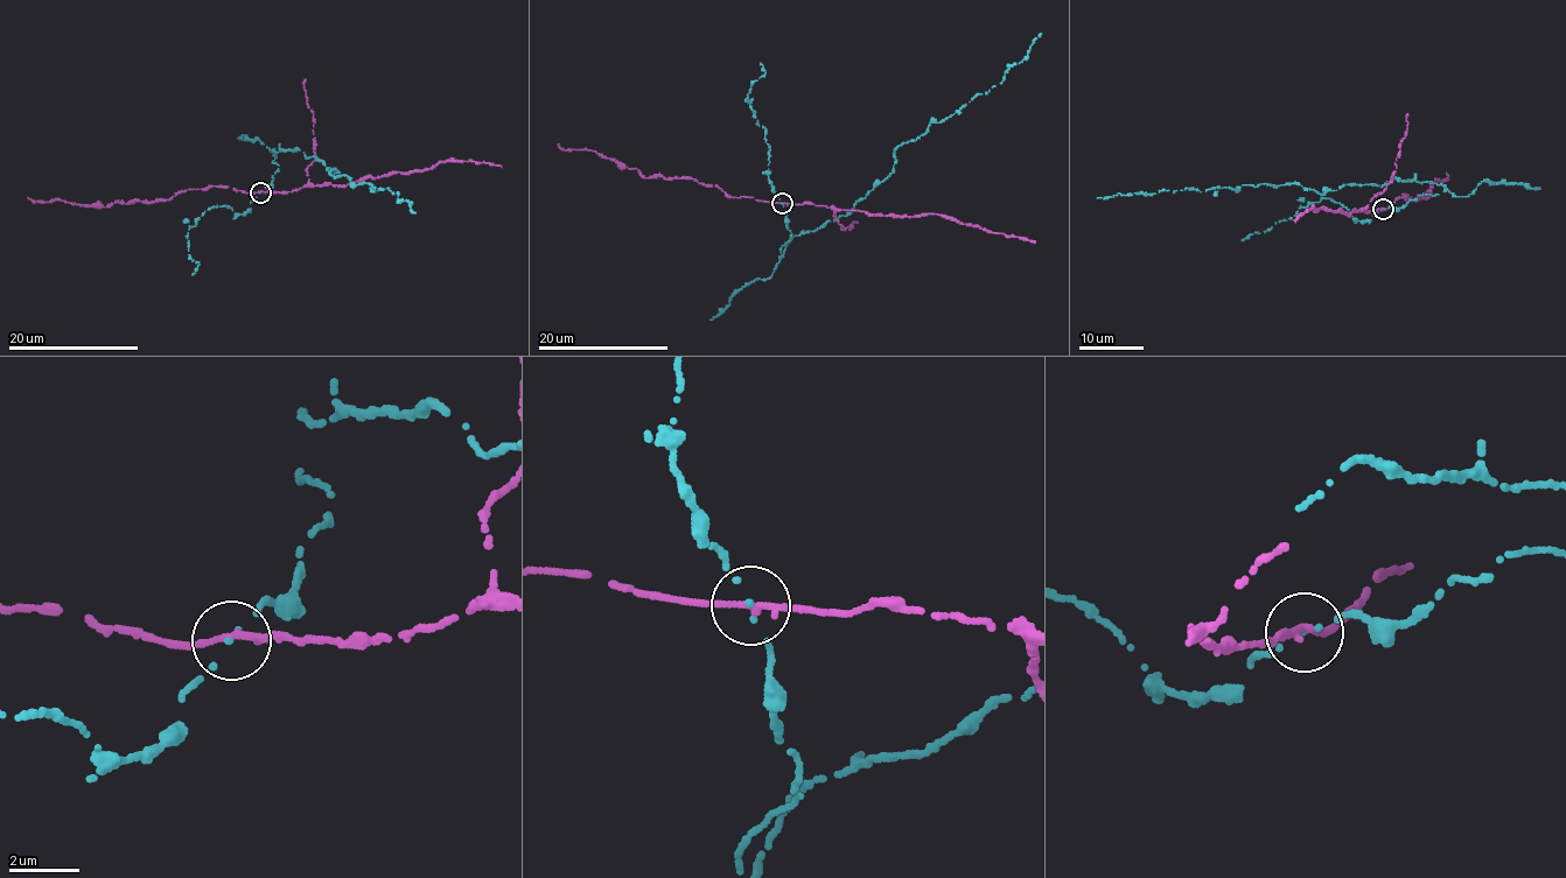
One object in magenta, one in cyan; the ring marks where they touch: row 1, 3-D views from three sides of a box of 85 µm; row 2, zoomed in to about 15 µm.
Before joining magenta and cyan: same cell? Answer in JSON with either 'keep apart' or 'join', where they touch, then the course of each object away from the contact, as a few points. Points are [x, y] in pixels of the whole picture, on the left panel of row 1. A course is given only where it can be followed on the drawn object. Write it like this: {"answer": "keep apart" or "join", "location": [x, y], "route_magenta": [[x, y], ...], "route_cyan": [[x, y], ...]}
{"answer": "keep apart", "location": [260, 192], "route_magenta": [[258, 192], [287, 194], [308, 185], [345, 185], [369, 177], [423, 171], [444, 161], [501, 167]], "route_cyan": [[260, 192], [279, 170], [272, 149], [296, 148], [338, 170], [330, 173], [335, 177], [397, 192], [416, 212]]}

